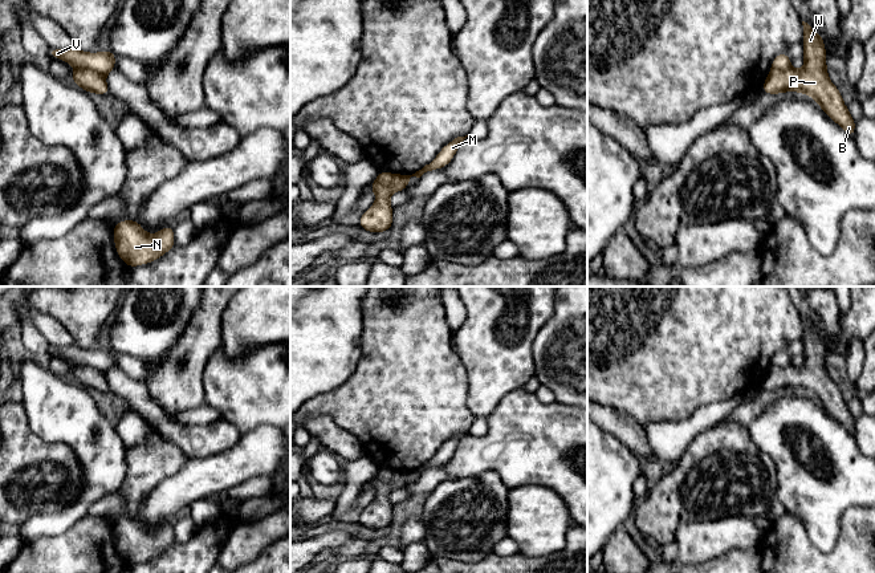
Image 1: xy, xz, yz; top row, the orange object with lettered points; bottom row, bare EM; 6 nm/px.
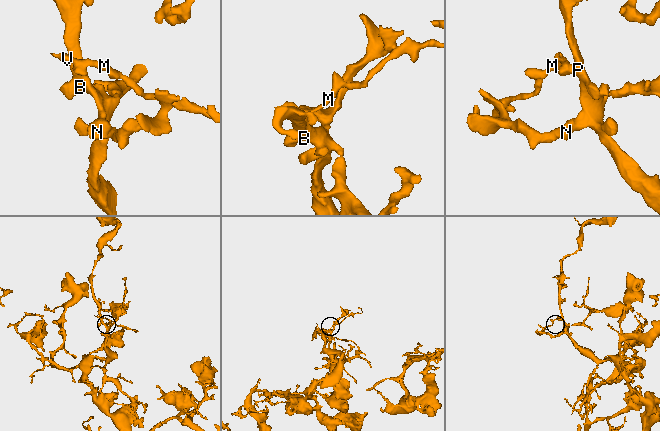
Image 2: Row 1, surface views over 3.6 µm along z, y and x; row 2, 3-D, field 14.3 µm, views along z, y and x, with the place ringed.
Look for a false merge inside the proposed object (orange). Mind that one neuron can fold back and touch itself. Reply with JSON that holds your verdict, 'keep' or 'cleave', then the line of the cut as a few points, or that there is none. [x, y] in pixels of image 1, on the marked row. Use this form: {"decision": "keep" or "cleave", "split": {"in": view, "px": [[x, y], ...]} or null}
{"decision": "cleave", "split": {"in": "xy", "px": [[76, 68], [89, 68], [104, 77]]}}

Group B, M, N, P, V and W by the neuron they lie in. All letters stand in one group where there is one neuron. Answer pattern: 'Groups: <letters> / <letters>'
Groups: B N P W / M V

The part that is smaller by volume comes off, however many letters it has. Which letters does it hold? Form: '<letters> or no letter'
M, V

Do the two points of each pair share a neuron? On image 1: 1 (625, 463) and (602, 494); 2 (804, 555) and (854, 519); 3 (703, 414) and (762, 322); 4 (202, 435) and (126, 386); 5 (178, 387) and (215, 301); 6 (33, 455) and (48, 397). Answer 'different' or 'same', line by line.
1: same
2: same
3: different
4: same
5: same
6: different

